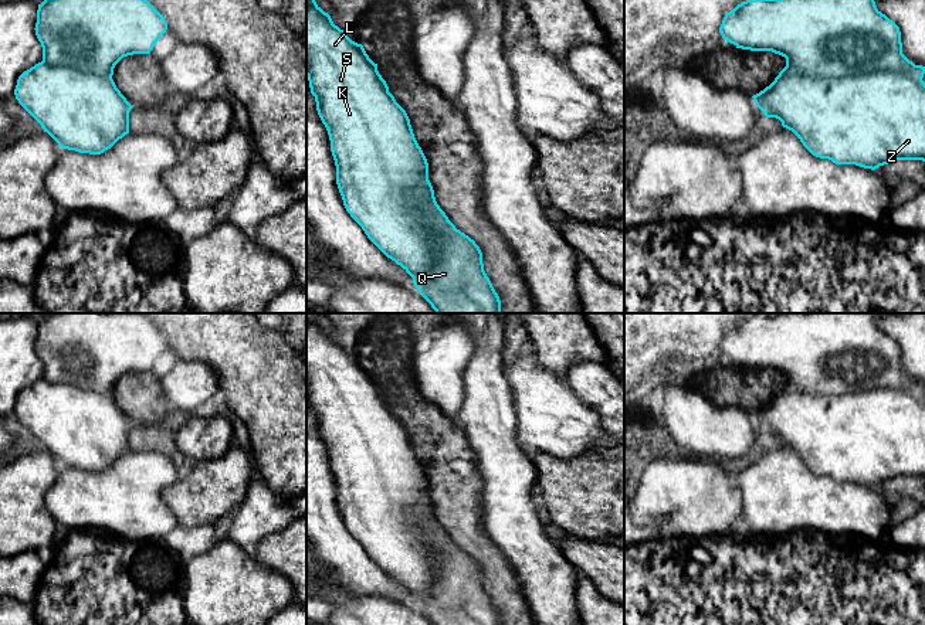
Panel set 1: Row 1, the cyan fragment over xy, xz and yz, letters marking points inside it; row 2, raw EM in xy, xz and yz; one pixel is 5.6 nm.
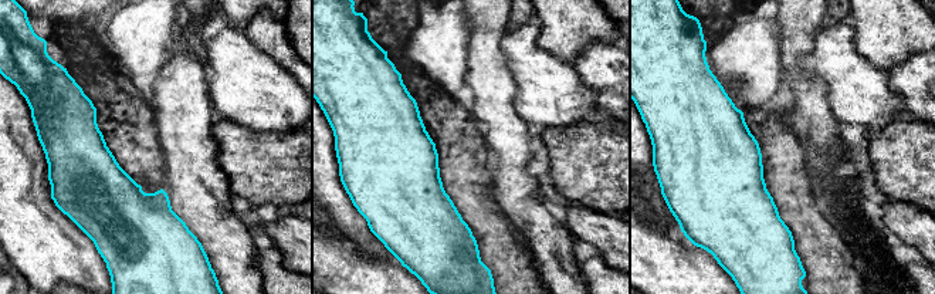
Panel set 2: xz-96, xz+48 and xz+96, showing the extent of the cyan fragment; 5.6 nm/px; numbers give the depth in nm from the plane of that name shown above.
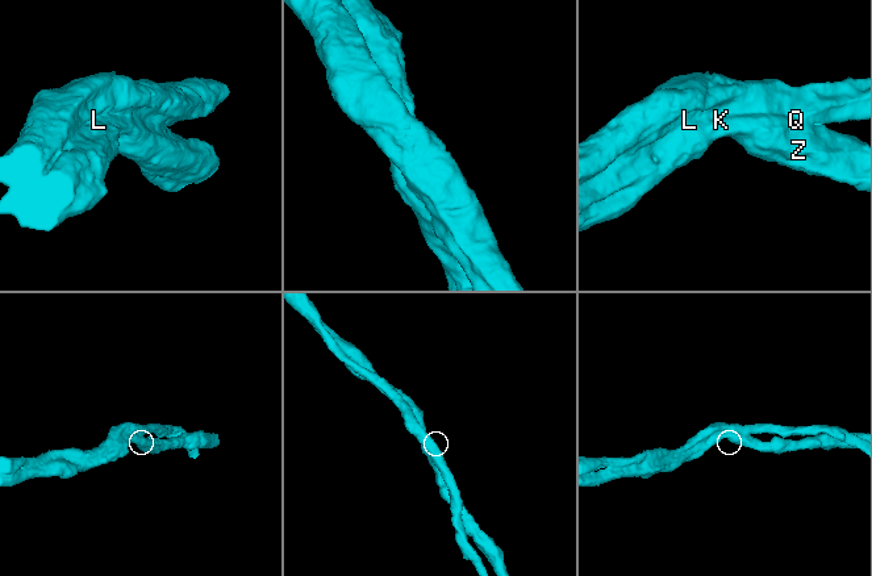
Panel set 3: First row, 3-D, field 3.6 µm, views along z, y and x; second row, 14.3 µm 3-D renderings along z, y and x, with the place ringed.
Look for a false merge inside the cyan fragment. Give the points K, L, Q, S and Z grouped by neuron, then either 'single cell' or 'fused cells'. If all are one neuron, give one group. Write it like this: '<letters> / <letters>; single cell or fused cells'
K L S Z / Q; fused cells

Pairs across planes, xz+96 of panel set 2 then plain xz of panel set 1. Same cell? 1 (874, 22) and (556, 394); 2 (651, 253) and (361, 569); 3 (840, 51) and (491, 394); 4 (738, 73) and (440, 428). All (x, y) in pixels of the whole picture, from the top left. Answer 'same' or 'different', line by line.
1: different
2: different
3: different
4: different

